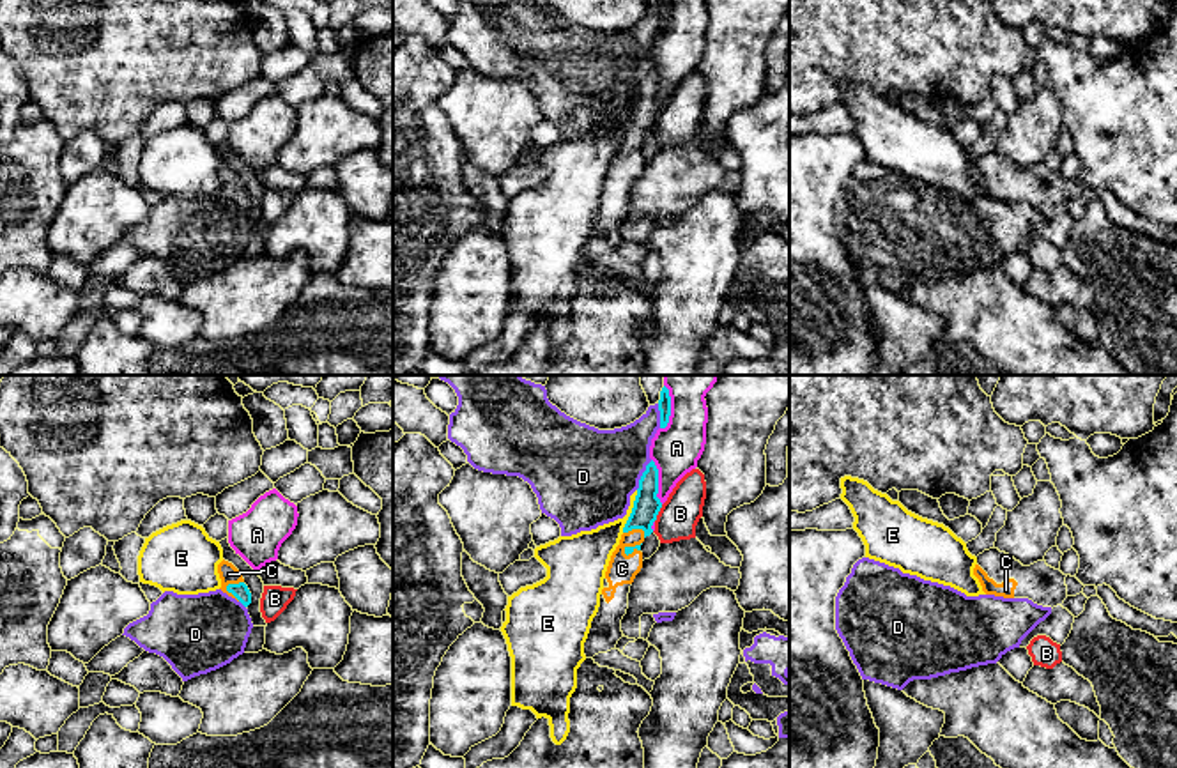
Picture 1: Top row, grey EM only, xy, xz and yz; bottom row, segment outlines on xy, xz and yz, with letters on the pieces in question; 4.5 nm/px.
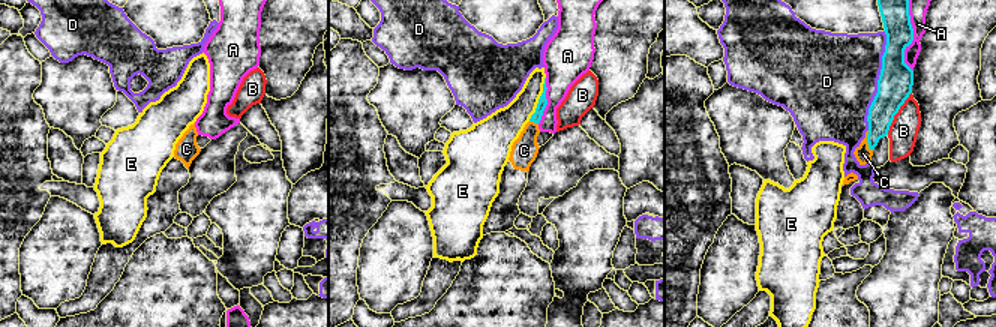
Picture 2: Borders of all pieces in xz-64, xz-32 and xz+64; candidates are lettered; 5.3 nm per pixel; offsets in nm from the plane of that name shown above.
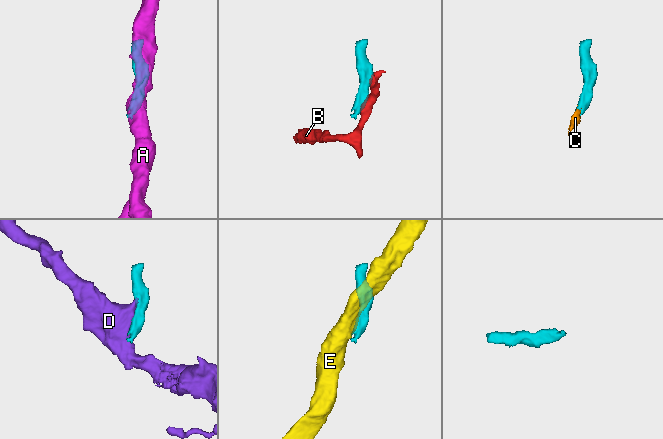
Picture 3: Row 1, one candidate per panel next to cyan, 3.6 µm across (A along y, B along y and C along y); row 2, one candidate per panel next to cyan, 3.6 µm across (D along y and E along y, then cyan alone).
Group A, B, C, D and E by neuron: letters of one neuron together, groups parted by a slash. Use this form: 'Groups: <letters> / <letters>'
Groups: A / B / C / D / E

